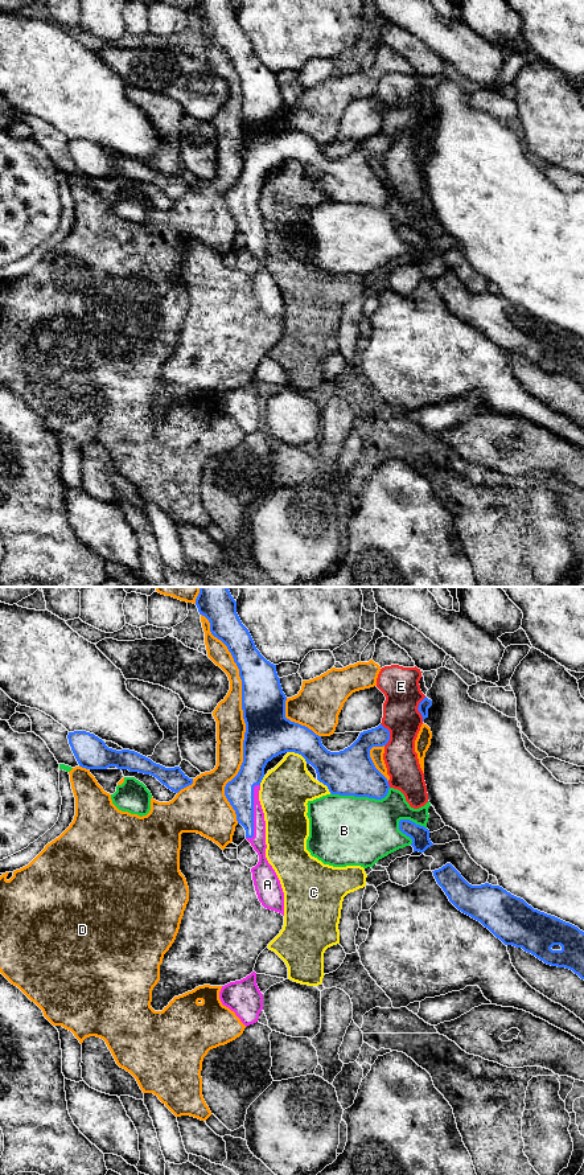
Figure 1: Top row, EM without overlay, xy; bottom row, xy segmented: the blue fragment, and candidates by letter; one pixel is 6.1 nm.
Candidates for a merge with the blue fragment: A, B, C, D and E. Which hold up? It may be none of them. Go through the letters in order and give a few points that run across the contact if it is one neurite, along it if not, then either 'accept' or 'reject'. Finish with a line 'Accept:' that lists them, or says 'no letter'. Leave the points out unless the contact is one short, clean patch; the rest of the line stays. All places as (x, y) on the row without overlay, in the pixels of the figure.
A: accept
B: reject
C: reject
D: reject
E: reject
Accept: A

